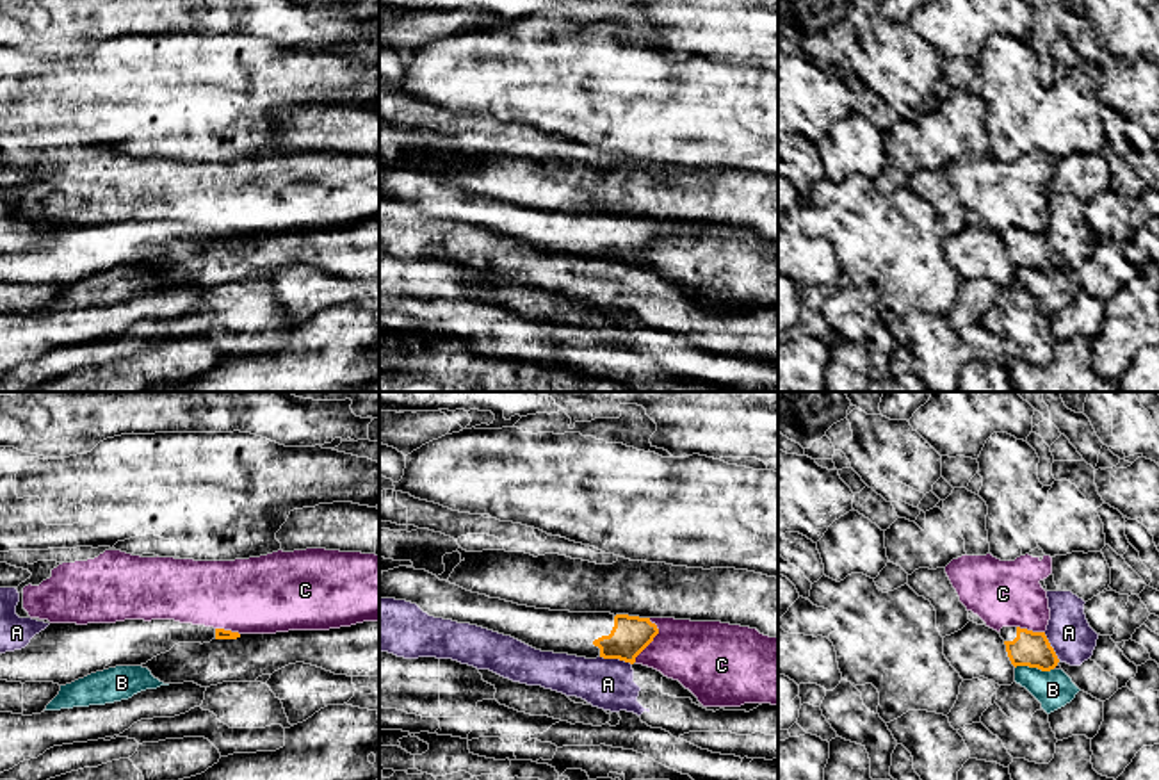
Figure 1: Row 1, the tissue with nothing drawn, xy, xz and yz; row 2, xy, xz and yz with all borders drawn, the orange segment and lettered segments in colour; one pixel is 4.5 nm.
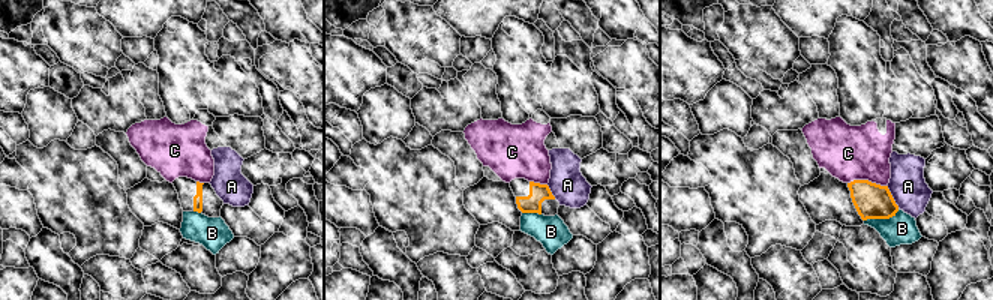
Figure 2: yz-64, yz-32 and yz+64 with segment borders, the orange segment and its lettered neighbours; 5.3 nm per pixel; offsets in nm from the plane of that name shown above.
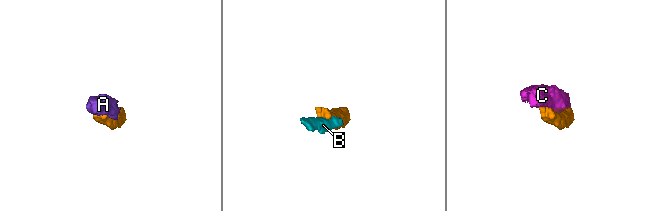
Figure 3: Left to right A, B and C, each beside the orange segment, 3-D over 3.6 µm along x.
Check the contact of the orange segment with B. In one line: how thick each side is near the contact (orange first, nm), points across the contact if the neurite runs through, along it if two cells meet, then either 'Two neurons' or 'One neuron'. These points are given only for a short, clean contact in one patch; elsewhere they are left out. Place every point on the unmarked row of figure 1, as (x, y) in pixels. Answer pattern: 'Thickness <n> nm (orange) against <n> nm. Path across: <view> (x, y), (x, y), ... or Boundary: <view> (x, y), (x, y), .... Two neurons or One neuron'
Thickness 160 nm (orange) against 170 nm. Boundary: yz (1015, 268), (1053, 271). Two neurons

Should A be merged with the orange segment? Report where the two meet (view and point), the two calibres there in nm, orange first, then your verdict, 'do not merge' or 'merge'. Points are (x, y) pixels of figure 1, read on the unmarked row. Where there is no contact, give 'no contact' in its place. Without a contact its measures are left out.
meets orange in xz at (616, 259); 180 nm thick on the orange side, 220 nm on the other; do not merge

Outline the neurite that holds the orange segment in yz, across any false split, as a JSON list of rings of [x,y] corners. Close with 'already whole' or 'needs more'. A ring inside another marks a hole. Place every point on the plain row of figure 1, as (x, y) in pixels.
[[[1002,228],[999,235],[1004,240],[1008,258],[1015,269],[1029,267],[1050,272],[1058,267],[1059,260],[1045,233],[1033,233],[1020,228]]]; needs more

